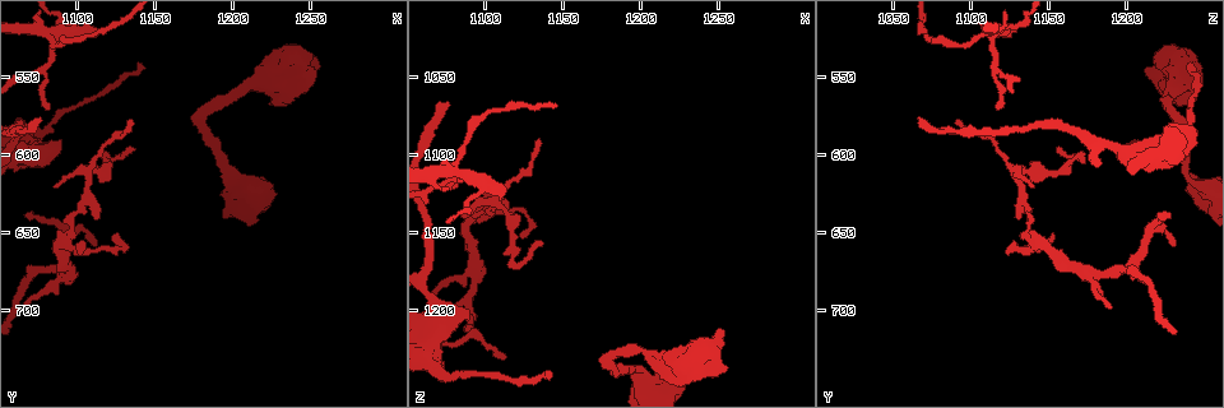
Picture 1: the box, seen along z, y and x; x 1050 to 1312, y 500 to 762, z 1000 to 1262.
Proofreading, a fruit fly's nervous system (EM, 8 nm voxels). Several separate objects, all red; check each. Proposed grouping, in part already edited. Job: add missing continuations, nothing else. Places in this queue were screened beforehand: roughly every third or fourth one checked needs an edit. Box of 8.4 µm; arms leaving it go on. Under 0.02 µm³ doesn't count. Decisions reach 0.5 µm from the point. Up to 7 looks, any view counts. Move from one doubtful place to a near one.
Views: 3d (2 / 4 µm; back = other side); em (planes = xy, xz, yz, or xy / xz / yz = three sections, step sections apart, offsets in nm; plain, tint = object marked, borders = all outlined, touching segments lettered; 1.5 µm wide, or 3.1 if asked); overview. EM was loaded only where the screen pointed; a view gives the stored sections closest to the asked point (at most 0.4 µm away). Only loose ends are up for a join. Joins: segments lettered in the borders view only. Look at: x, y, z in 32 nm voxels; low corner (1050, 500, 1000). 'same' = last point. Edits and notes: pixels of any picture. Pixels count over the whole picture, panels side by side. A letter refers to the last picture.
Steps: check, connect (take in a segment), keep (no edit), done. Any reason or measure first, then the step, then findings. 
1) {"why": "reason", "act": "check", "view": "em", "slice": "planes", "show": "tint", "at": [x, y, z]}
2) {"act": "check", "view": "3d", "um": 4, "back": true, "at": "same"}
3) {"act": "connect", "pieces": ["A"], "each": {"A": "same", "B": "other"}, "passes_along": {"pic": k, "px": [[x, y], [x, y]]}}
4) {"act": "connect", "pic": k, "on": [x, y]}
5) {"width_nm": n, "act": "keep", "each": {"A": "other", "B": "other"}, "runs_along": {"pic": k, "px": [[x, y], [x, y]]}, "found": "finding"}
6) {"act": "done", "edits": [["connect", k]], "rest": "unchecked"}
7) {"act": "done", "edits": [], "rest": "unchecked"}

{"why": "thin end", "act": "check", "view": "em", "slice": "planes", "show": "tint", "at": [1114, 658, 1228]}

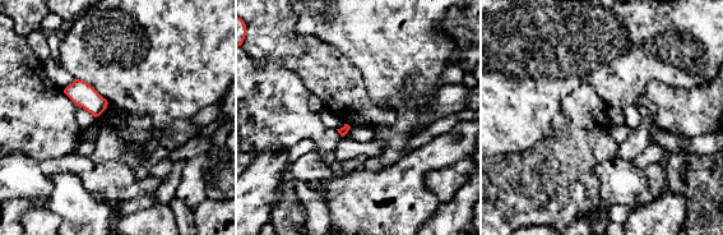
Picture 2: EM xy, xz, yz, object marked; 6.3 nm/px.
{"why": "see the neighbours", "act": "check", "view": "em", "slice": "planes", "show": "borders", "at": "same"}

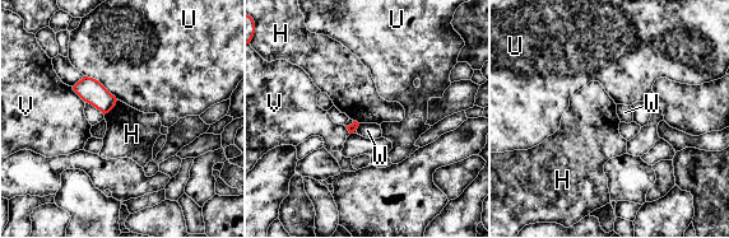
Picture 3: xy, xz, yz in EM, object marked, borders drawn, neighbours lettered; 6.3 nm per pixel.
{"act": "keep", "each": {"H": "other", "U": "other", "V": "other", "W": "other"}, "found": "no lettered segment goes on from it"}

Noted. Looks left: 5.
{"why": "branch stops here", "act": "check", "view": "em", "slice": "xz", "step": 8, "show": "tint", "at": [1112, 522, 1128]}

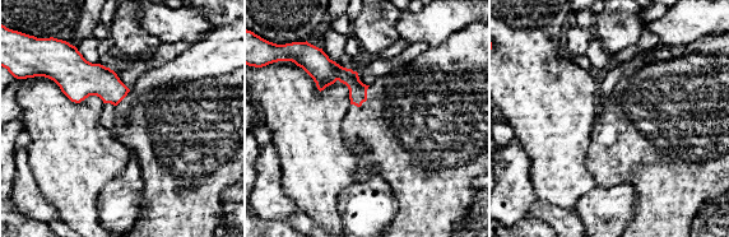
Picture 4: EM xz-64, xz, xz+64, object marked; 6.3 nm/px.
{"why": "another direction", "act": "check", "view": "em", "slice": "planes", "show": "borders", "at": "same"}

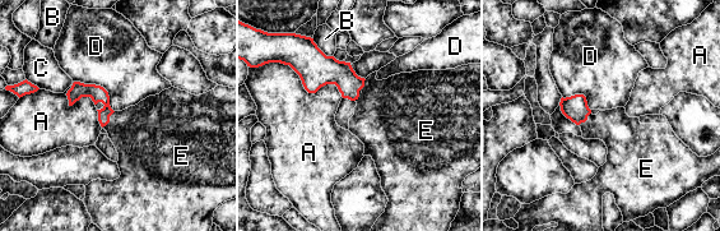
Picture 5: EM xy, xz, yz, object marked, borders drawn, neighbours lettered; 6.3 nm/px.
{"longest_contact_nm": ["A", 440], "act": "connect", "pieces": ["E"], "each": {"A": "other", "B": "other", "C": "other", "D": "other", "E": "same"}, "found": "the cell continues"}

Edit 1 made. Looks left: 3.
{"act": "check", "view": "overview"}

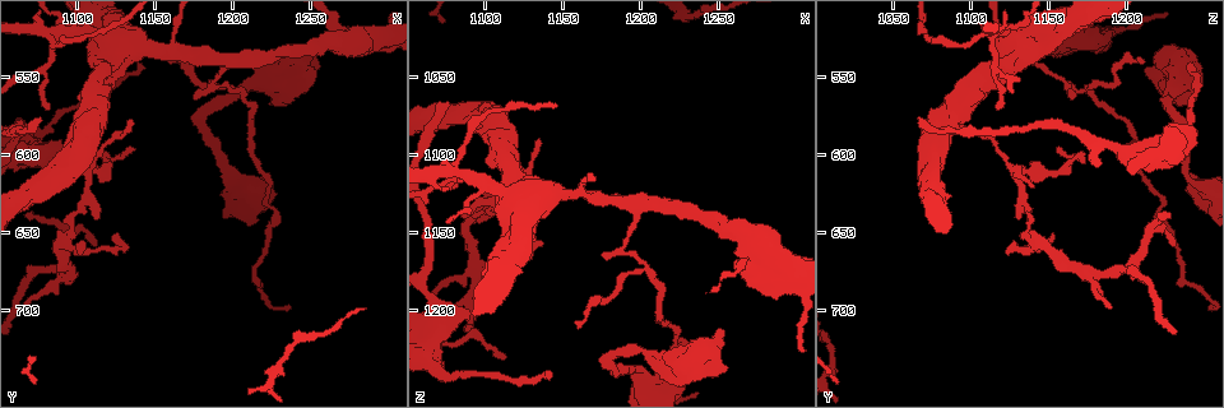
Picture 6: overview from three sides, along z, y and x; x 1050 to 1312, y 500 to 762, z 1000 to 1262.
{"why": "an open end", "act": "check", "view": "em", "slice": "planes", "show": "tint", "at": [1078, 576, 1068]}

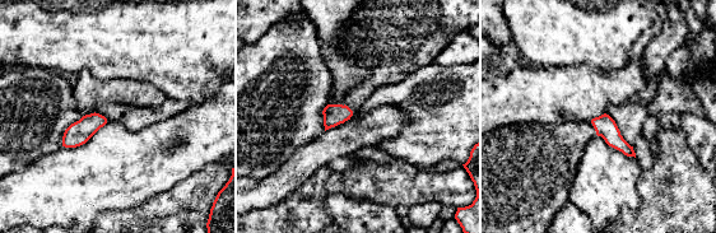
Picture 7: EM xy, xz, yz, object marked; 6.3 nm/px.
{"why": "what lies round it", "act": "check", "view": "em", "slice": "planes", "show": "borders", "at": "same"}

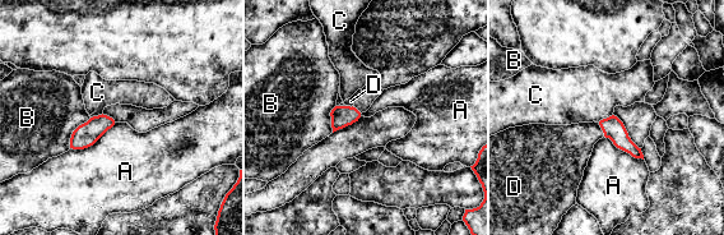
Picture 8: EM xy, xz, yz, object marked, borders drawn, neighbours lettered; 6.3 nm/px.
{"act": "connect", "pieces": ["D"], "each": {"A": "other", "B": "other", "C": "other", "D": "same"}, "passes_along": {"pic": 8, "px": [[612, 127], [602, 129], [567, 148]]}, "found": "the cell continues"}

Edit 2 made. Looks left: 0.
{"act": "done", "edits": [["connect", 5], ["connect", 8]], "rest": "unchecked"}

